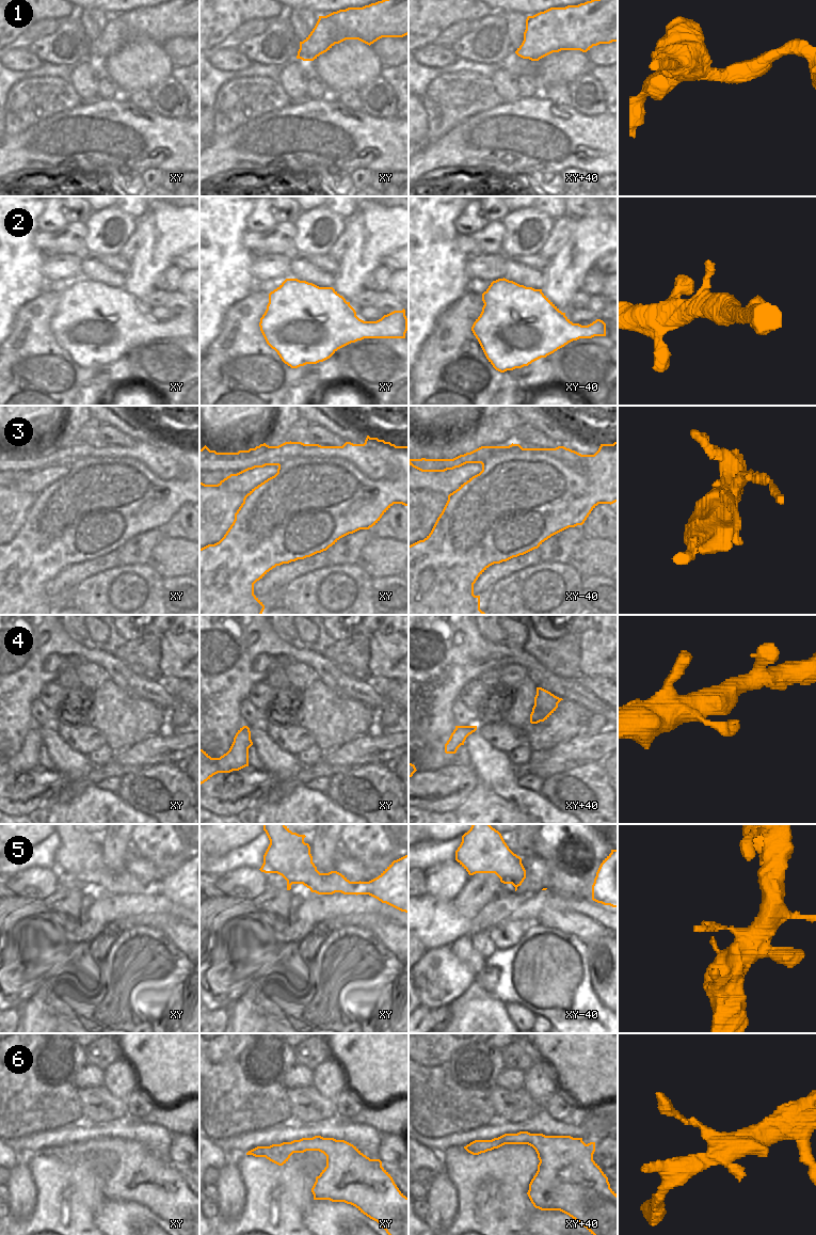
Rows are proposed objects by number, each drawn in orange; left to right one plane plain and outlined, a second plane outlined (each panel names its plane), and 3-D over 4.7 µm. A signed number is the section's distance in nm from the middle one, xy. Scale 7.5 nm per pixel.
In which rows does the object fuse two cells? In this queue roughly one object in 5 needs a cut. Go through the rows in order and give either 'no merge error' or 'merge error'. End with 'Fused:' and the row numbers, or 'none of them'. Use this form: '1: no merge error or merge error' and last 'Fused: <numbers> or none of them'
1: no merge error
2: no merge error
3: merge error
4: no merge error
5: no merge error
6: no merge error
Fused: 3

